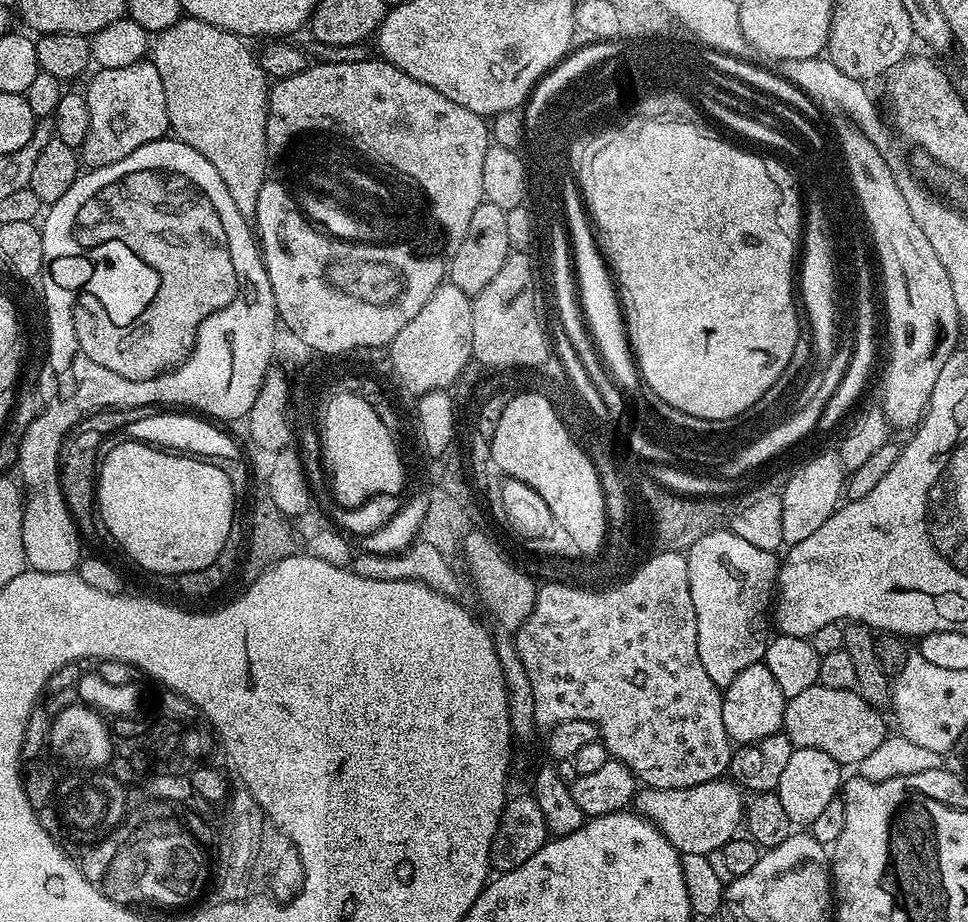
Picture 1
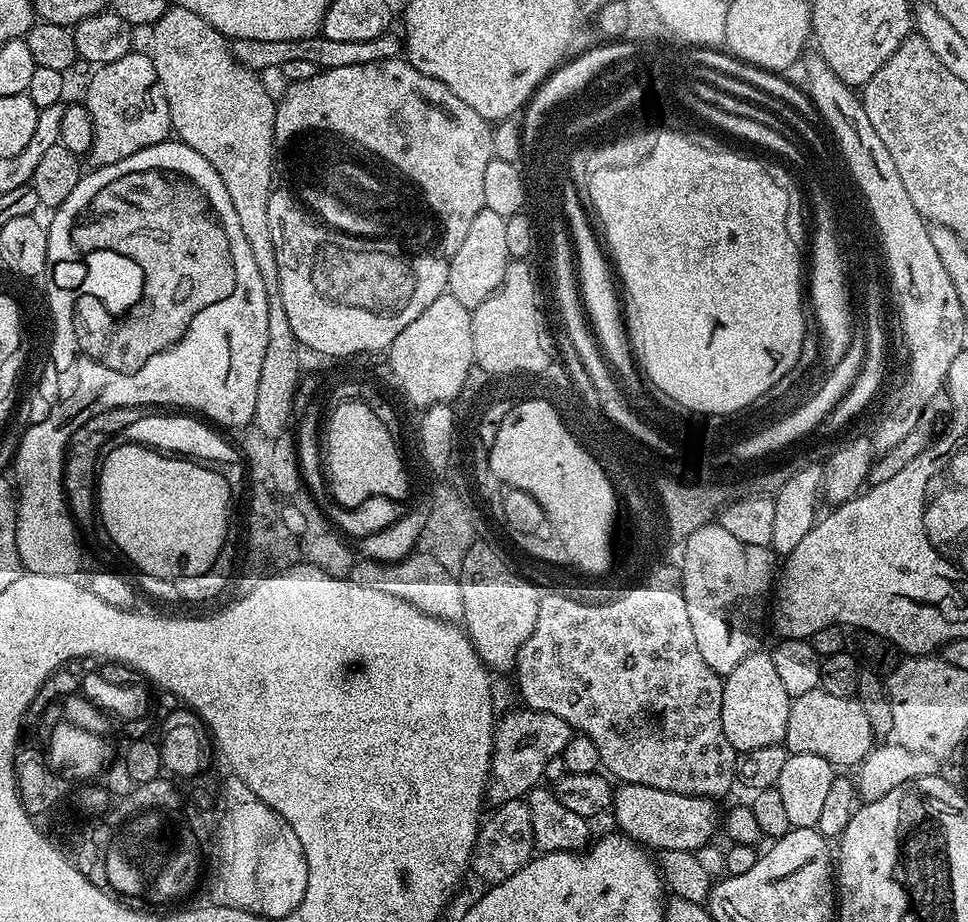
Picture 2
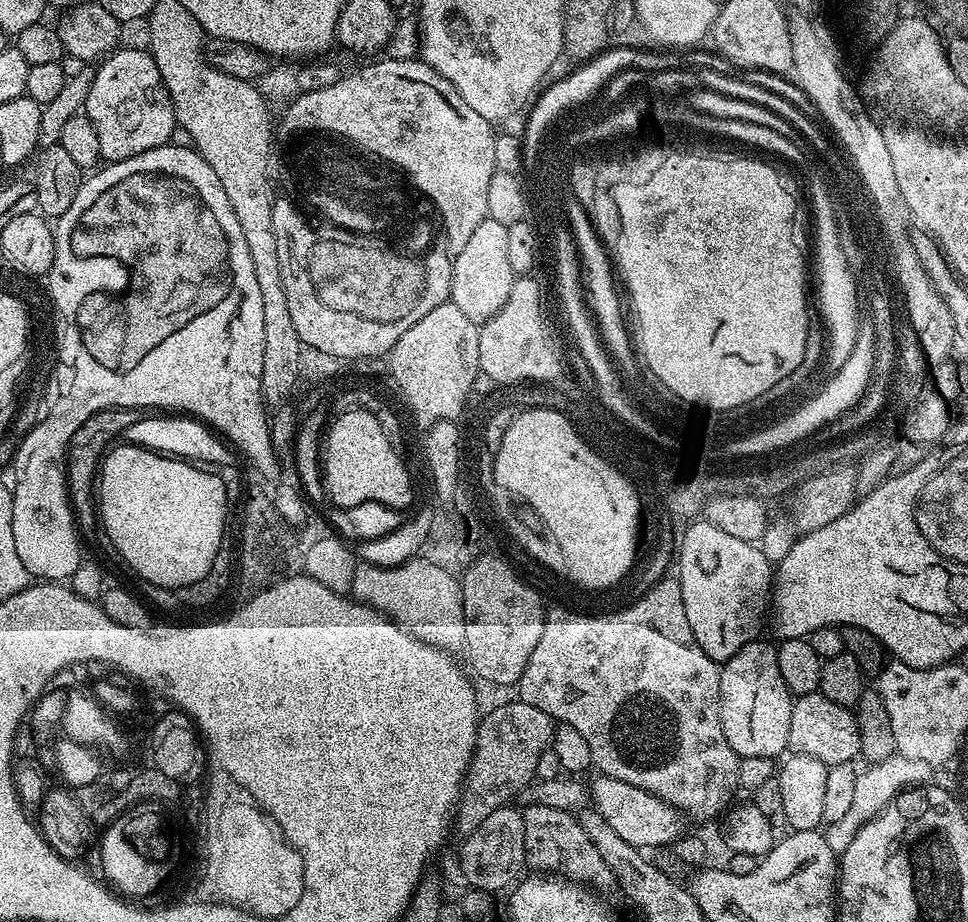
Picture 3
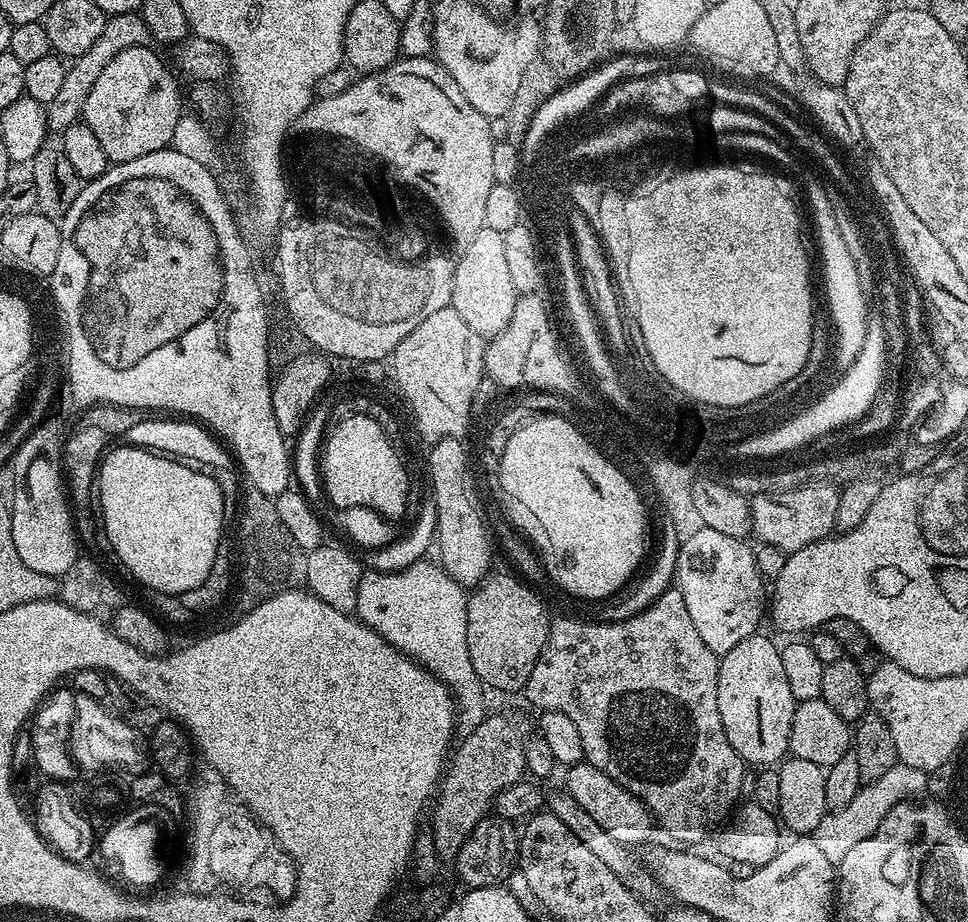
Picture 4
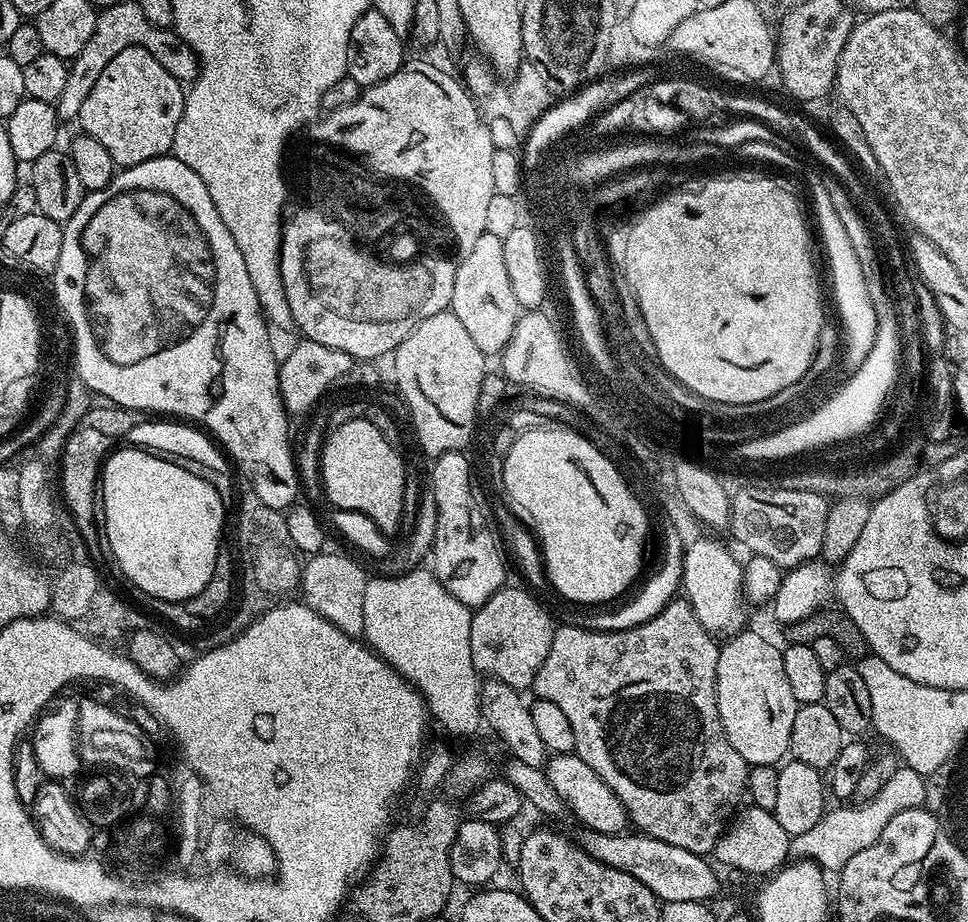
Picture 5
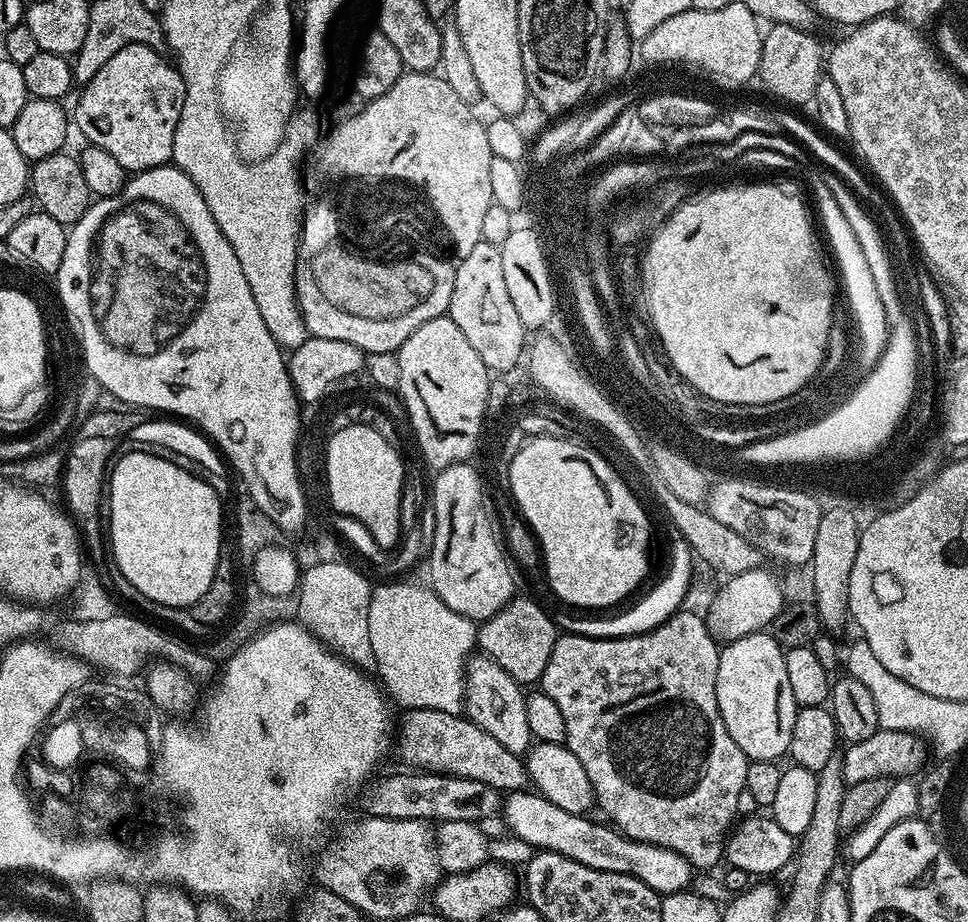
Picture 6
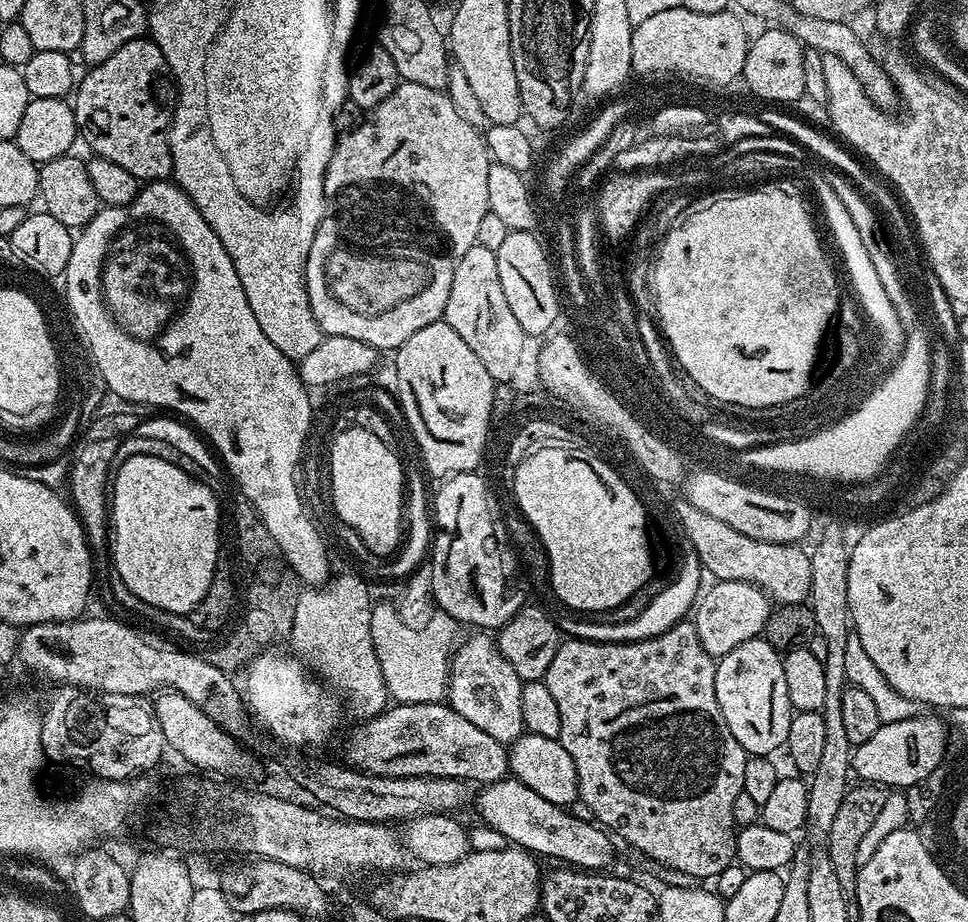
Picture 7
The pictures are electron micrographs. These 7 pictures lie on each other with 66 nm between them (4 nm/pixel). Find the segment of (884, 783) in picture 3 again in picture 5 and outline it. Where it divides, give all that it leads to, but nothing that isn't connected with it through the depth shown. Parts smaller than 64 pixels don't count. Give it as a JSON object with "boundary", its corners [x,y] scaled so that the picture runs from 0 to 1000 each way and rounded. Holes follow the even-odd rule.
{"boundary":[[[936,831],[927,832],[915,852],[903,861],[903,866],[892,870],[881,871],[879,874],[864,874],[861,879],[852,880],[841,896],[841,900],[833,900],[833,905],[819,907],[814,912],[814,927],[818,931],[834,931],[842,933],[852,947],[864,948],[869,941],[886,926],[886,922],[895,922],[895,918],[903,918],[907,913],[907,905],[915,900],[919,887],[932,883],[932,879],[944,879],[956,875],[957,872],[957,845]]]}

